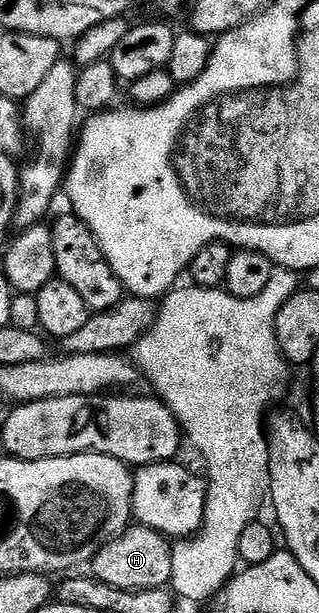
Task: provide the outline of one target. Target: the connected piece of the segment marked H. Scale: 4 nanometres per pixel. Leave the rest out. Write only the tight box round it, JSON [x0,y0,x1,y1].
[90,524,173,590]

